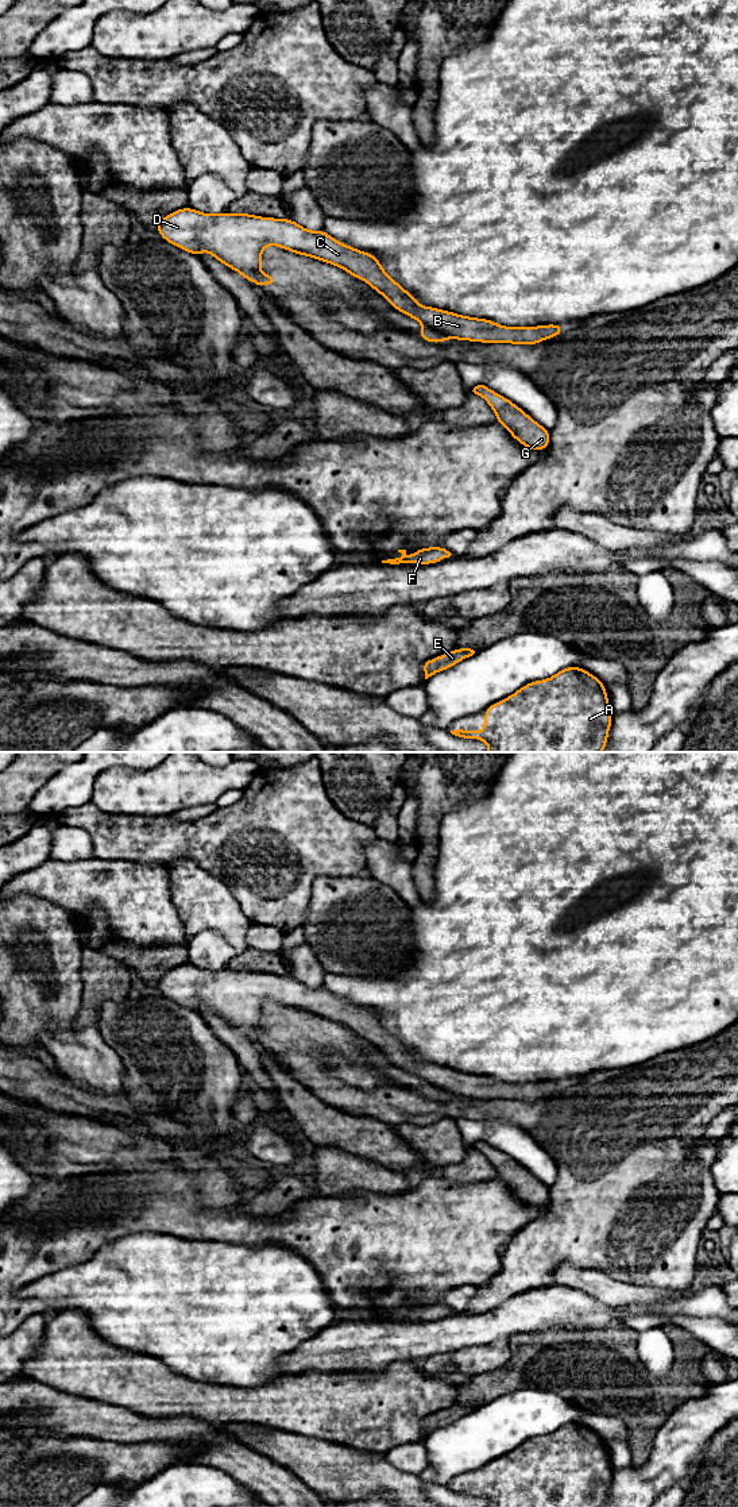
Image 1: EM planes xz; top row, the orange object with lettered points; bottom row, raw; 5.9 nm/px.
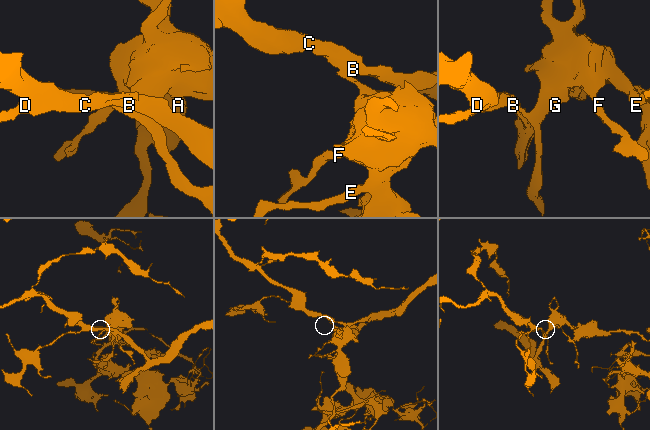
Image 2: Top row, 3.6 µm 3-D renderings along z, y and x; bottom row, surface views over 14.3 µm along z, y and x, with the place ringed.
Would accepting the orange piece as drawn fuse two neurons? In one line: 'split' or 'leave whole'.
split

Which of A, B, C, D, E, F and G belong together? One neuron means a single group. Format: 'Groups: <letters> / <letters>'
Groups: A E F G / B C D

